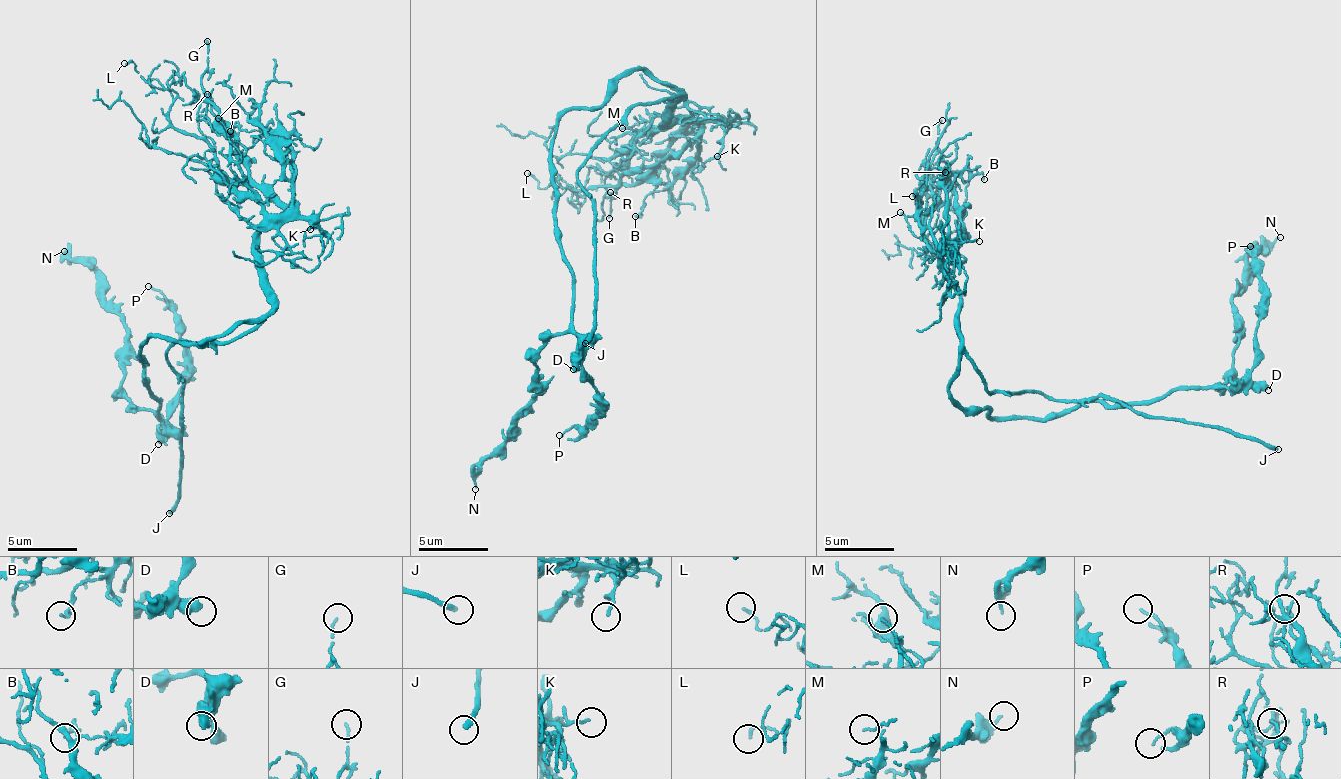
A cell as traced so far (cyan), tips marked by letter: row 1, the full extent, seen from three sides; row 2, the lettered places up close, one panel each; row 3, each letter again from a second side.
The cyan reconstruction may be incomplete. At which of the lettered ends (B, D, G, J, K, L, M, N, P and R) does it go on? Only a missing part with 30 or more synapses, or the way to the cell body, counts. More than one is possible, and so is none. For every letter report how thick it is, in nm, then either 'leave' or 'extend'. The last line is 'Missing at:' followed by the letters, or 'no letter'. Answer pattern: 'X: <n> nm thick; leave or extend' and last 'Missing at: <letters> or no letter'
B: 130 nm thick; leave
D: 480 nm thick; leave
G: 100 nm thick; leave
J: 240 nm thick; extend
K: 120 nm thick; leave
L: 120 nm thick; leave
M: 100 nm thick; leave
N: 180 nm thick; leave
P: 120 nm thick; leave
R: 140 nm thick; leave
Missing at: J

